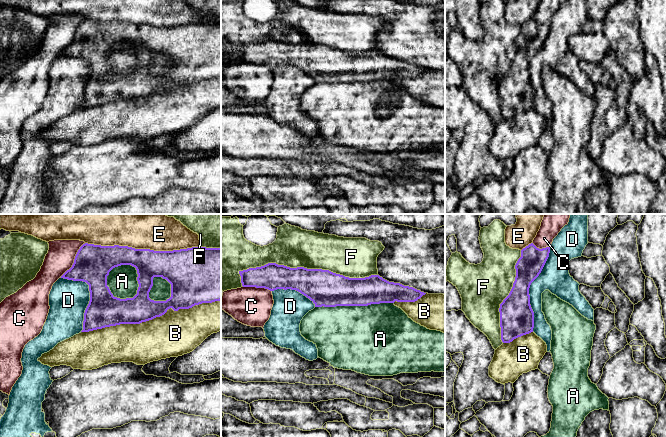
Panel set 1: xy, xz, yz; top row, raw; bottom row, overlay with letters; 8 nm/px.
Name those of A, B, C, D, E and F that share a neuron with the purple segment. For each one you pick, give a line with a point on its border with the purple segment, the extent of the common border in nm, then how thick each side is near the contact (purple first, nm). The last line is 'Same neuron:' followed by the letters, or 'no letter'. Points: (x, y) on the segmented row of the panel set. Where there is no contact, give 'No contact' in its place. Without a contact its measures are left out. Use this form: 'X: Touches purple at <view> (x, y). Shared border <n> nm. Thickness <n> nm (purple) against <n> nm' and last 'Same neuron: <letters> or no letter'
Same neuron: no letter

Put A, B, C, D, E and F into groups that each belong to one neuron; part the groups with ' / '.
A / B / C / D / E / F

